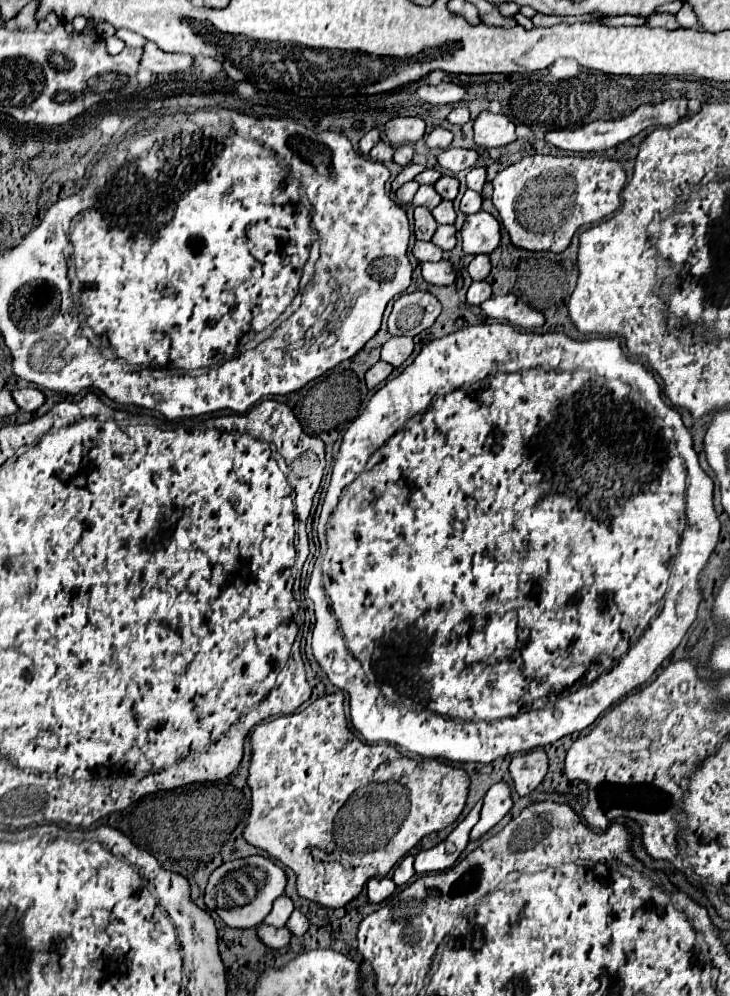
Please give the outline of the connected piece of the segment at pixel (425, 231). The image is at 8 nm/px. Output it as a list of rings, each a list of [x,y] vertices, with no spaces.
[[[417,206],[415,208],[415,216],[413,216],[413,226],[415,226],[417,240],[431,240],[433,232],[437,228],[437,222],[435,222],[435,218],[433,218],[429,208]]]

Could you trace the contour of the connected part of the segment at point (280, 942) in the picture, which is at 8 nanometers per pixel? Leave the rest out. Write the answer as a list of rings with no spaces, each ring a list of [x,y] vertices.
[[[259,926],[259,938],[263,940],[265,946],[269,948],[285,948],[291,942],[291,932],[289,928],[273,928],[273,926]]]

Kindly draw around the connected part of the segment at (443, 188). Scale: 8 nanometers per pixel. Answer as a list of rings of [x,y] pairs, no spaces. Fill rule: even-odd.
[[[441,176],[435,182],[435,190],[445,198],[445,200],[455,200],[457,190],[459,190],[459,180],[451,178],[451,176]]]

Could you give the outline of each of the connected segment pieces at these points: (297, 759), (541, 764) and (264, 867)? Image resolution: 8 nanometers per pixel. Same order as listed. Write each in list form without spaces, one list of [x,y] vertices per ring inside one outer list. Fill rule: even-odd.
[[[333,692],[333,694],[327,694],[323,698],[317,698],[303,712],[295,712],[295,714],[281,716],[281,718],[275,718],[271,722],[259,724],[251,734],[251,744],[253,744],[253,758],[251,758],[251,766],[249,766],[249,786],[251,786],[253,798],[251,798],[251,816],[249,816],[249,822],[247,822],[247,828],[245,828],[243,836],[247,838],[249,844],[265,850],[271,858],[277,858],[279,862],[283,862],[285,866],[295,870],[297,890],[299,890],[299,894],[303,898],[319,902],[319,904],[329,906],[329,908],[341,908],[347,902],[351,902],[353,898],[357,898],[369,878],[385,876],[423,836],[427,836],[427,834],[431,834],[435,830],[447,828],[449,824],[453,824],[459,818],[459,814],[465,808],[467,790],[469,790],[469,776],[467,776],[465,770],[453,768],[453,766],[449,766],[445,762],[439,762],[439,760],[413,760],[413,758],[407,758],[401,752],[413,756],[417,756],[417,754],[409,752],[409,750],[403,750],[399,746],[394,746],[400,751],[397,752],[389,744],[365,744],[365,742],[361,742],[347,728],[345,710],[343,710],[343,694],[341,692]],[[355,792],[365,792],[365,798],[361,798],[361,794],[359,794],[357,802],[353,802]]]
[[[541,748],[525,754],[517,754],[509,766],[517,794],[527,796],[529,792],[533,792],[543,782],[547,768],[549,768],[547,754]]]
[[[249,856],[241,860],[231,860],[221,864],[209,878],[205,890],[205,904],[209,910],[215,910],[221,920],[231,928],[253,928],[263,922],[269,914],[271,904],[285,894],[287,874],[281,866],[265,856]]]

